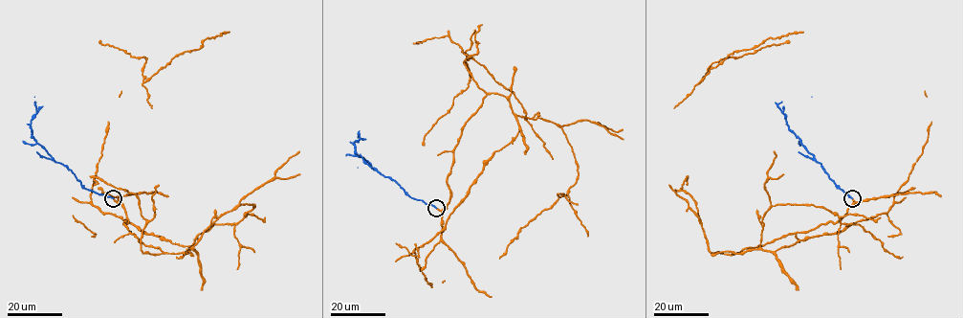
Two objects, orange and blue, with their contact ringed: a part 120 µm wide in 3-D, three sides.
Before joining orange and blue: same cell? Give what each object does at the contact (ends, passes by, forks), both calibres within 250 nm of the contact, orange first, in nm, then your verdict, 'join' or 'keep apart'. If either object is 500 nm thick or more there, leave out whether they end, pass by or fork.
orange ends there; blue ends there; 240 nm thick on the orange side, 200 nm on the other; join

